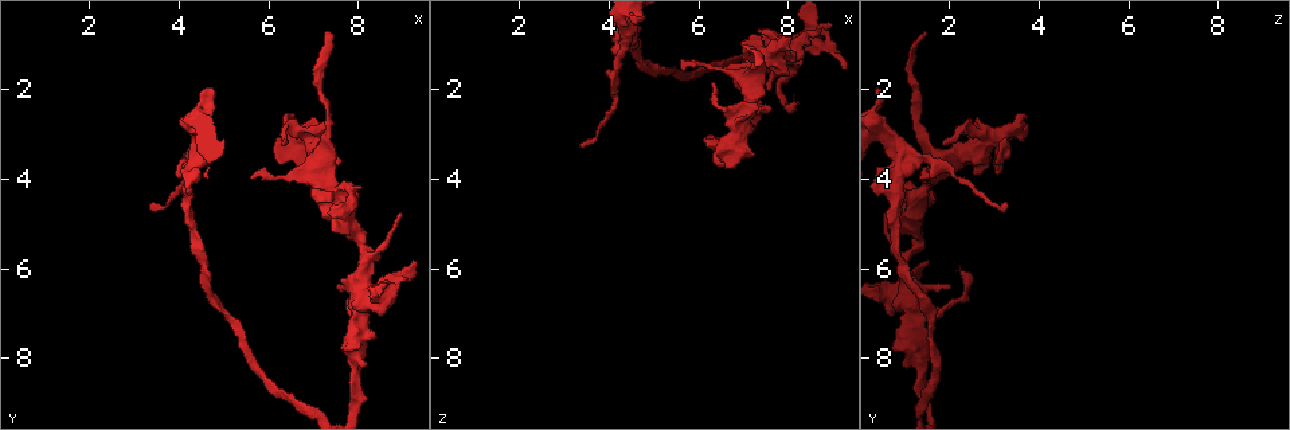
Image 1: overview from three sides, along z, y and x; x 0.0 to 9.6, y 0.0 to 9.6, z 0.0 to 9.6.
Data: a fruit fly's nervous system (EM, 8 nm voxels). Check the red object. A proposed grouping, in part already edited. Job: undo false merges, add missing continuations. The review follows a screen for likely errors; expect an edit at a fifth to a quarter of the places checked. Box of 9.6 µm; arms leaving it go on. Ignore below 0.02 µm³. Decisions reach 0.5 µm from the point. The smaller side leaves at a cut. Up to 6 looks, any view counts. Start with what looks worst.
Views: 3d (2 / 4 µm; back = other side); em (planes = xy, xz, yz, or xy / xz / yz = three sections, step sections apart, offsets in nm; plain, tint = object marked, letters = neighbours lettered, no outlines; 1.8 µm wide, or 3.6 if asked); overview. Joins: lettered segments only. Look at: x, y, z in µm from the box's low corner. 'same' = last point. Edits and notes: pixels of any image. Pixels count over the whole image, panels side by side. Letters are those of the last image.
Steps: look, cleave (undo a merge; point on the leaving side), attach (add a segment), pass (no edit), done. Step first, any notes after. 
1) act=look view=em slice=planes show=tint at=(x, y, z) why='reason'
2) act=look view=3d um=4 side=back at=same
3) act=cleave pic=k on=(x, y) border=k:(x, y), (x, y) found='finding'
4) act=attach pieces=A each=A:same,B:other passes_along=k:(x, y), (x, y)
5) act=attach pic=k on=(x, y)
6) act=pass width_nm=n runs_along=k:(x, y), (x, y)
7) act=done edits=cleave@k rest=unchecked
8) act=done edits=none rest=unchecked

act=look view=em slice=planes show=tint at=(4.30, 3.80, 1.05) why='sudden change in width'

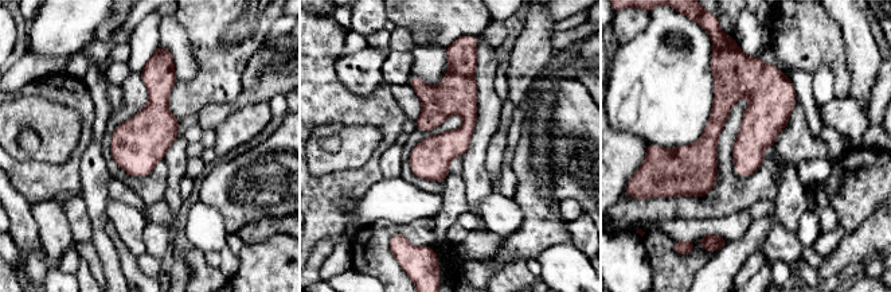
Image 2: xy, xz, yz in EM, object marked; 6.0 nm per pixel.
act=look view=em slice=planes show=letters at=same why='what lies round it'

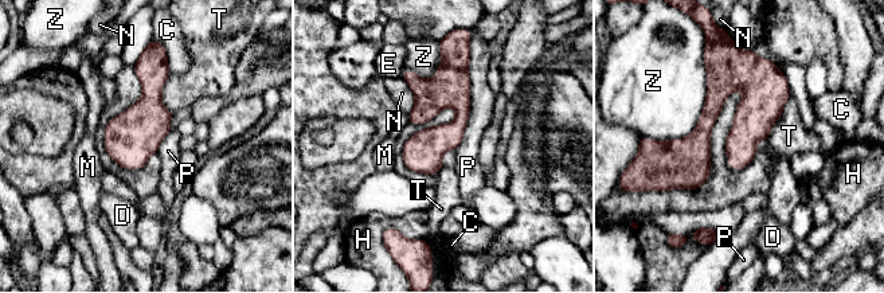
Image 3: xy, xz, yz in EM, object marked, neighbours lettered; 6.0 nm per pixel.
act=pass longest_contact=P:600nm each=C:other,D:other,E:other,H:other,M:other,N:other,P:other,T:other,Z:other border=3:(470, 53), (469, 117), (456, 149) found='one neuron here'

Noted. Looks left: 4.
act=look view=3d um=2 at=(7.30, 2.70, 2.35) why='free end'

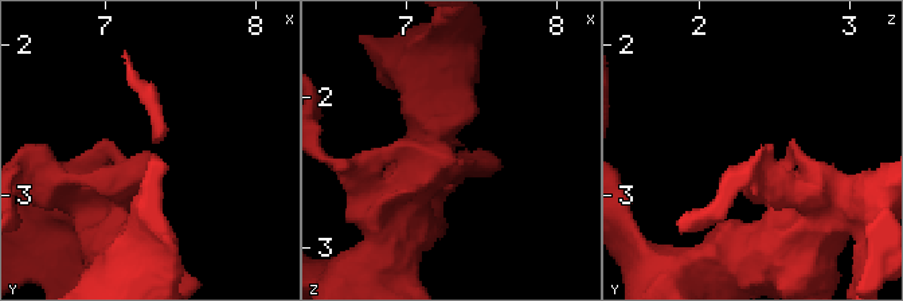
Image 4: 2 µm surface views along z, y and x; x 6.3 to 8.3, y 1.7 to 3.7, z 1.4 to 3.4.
act=look view=em slice=yz step=8 show=letters at=(7.26, 2.72, 2.36) why='shape alone is not enough'

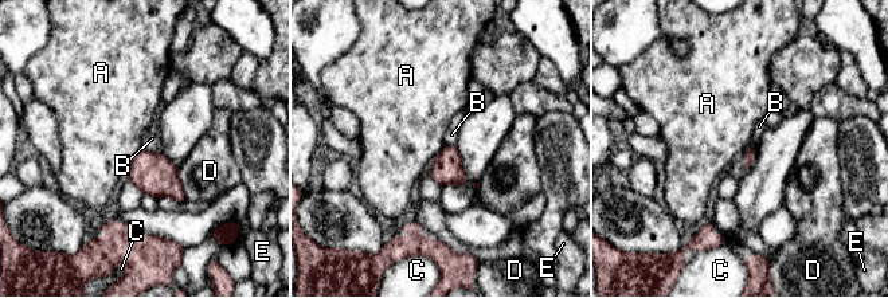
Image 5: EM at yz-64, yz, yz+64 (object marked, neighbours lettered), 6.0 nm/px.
act=look view=em slice=planes show=letters at=same why='cut it another way'

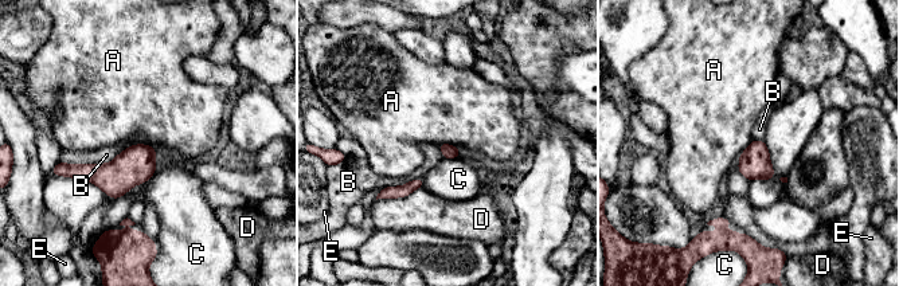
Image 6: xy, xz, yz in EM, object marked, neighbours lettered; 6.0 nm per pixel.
act=pass each=A:other,B:other,C:other,D:other,E:other border=6:(129, 145), (148, 144), (156, 152) found='no lettered segment goes on from it'

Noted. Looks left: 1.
act=done edits=none rest=unchecked

